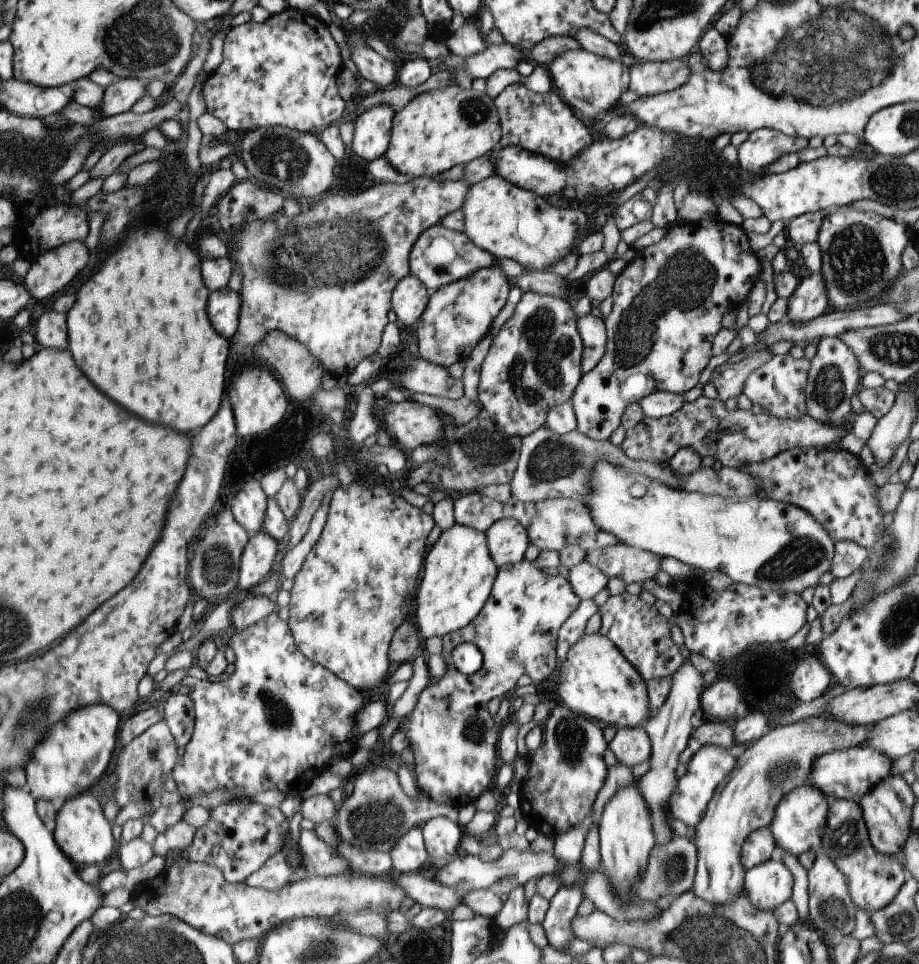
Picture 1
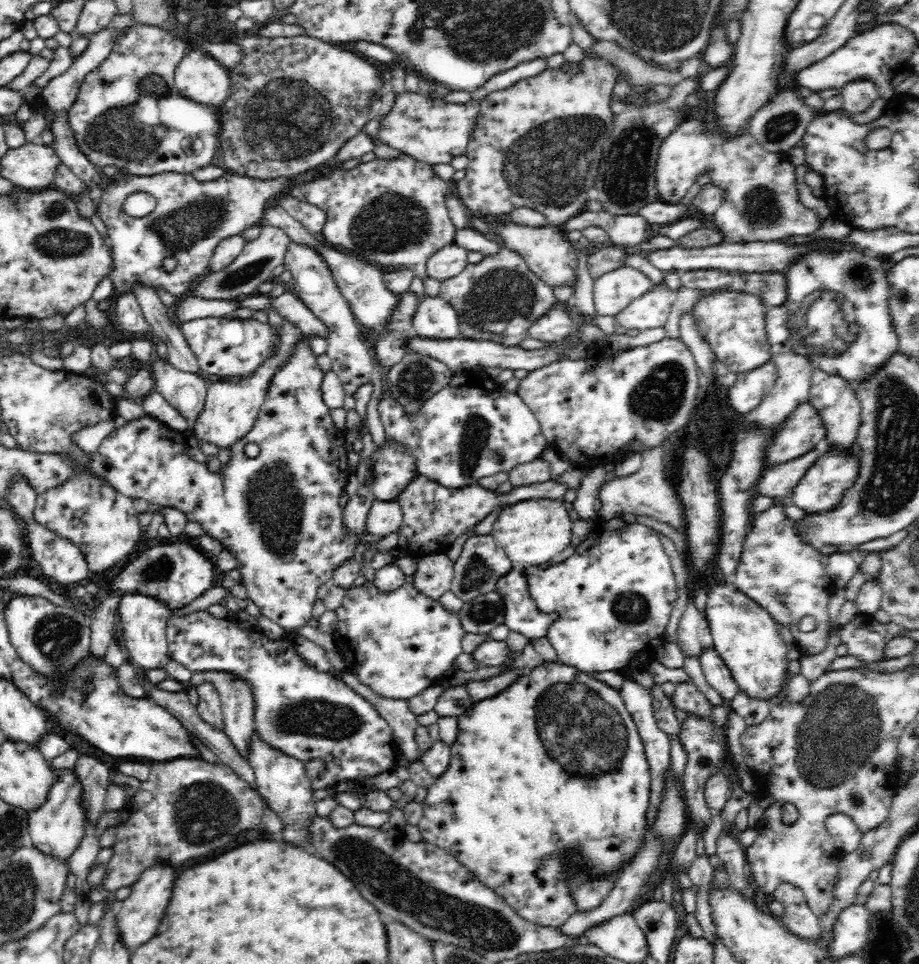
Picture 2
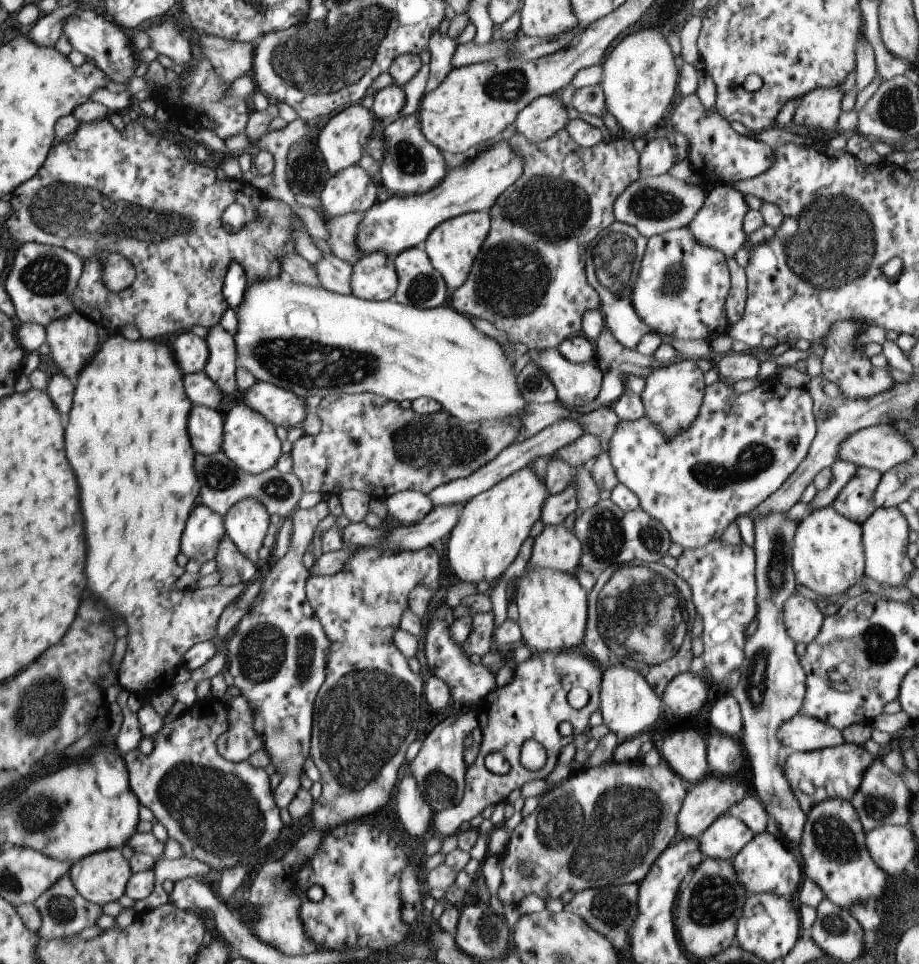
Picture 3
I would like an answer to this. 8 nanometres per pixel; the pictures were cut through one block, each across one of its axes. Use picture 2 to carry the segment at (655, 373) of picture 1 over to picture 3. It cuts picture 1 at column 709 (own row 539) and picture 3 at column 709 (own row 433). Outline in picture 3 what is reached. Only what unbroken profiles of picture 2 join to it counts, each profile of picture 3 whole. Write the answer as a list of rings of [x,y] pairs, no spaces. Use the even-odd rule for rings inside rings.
[[[696,93],[683,96],[674,112],[672,112],[671,122],[676,132],[682,133],[687,138],[689,143],[687,158],[692,164],[692,170],[694,174],[704,180],[708,187],[720,184],[732,186],[736,182],[742,182],[742,180],[752,180],[752,178],[764,174],[766,170],[770,170],[774,166],[774,160],[776,160],[774,149],[762,141],[737,133],[732,129],[730,122],[726,118],[722,118],[715,109],[706,110],[698,100]],[[688,226],[656,234],[648,239],[641,260],[638,280],[632,288],[632,306],[653,333],[711,342],[729,331],[726,299],[730,267],[722,252],[698,244]]]

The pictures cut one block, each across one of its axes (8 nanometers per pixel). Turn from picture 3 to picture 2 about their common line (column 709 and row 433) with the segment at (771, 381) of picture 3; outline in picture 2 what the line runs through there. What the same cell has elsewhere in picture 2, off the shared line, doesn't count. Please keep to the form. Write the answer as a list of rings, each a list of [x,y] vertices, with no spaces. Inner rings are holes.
[[[487,375],[477,381],[461,376],[427,398],[413,415],[408,415],[385,388],[377,409],[386,441],[402,443],[416,457],[418,473],[442,486],[478,484],[484,476],[507,473],[518,464],[536,460],[548,446],[538,419],[522,397],[501,389]]]

